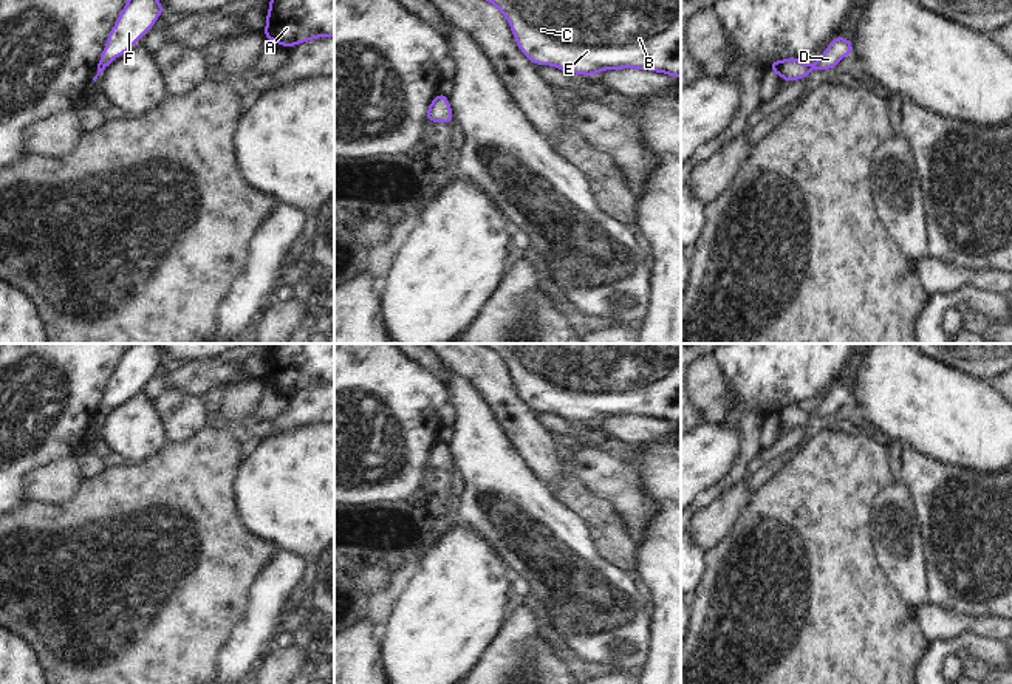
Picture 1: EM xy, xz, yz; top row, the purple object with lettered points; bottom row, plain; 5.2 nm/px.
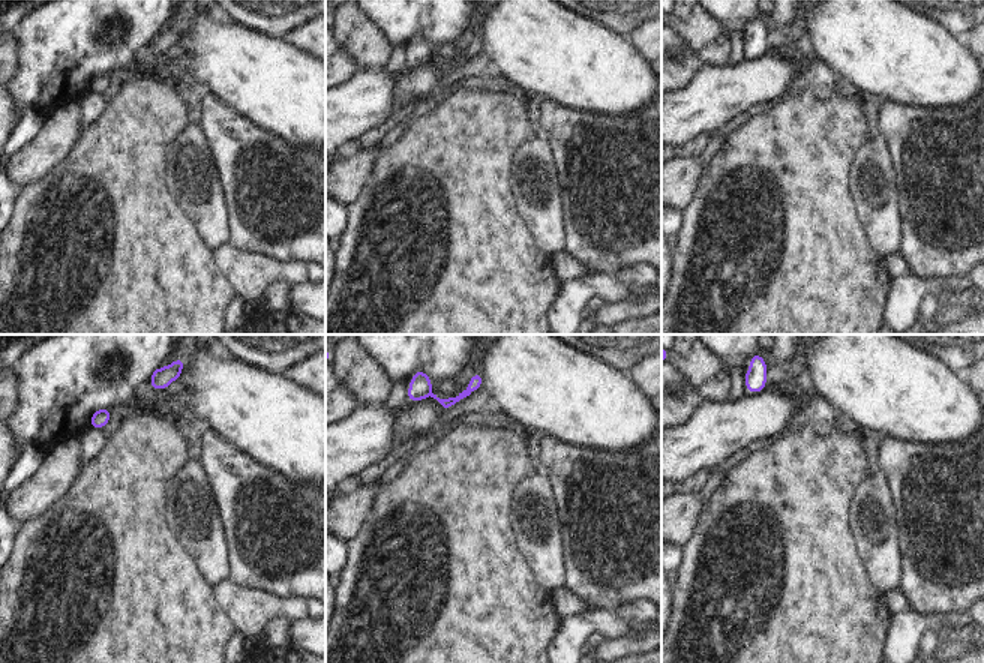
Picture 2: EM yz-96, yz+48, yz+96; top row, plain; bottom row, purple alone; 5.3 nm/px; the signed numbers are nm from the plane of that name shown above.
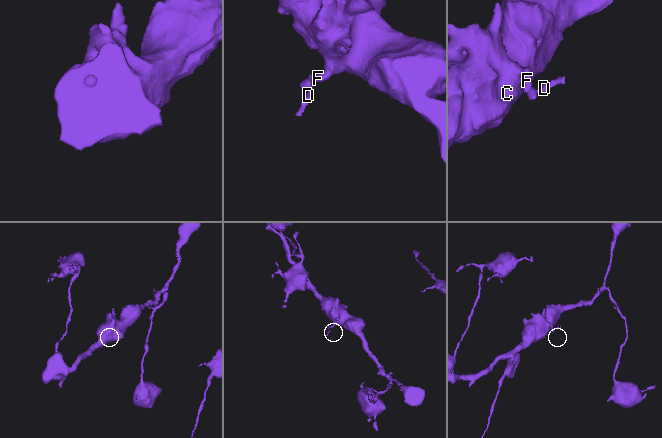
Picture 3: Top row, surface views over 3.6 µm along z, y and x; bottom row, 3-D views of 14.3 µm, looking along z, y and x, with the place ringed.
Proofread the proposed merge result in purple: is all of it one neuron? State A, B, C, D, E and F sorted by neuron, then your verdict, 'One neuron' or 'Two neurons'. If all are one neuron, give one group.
Groups: A B C E F / D. Two neurons

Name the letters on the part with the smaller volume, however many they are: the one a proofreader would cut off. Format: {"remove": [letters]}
{"remove": ["D"]}

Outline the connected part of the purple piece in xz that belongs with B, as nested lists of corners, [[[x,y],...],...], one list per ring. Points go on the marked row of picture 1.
[[[486,0],[495,5],[509,22],[520,51],[535,65],[557,67],[566,74],[594,76],[603,70],[650,70],[681,77],[681,0]]]

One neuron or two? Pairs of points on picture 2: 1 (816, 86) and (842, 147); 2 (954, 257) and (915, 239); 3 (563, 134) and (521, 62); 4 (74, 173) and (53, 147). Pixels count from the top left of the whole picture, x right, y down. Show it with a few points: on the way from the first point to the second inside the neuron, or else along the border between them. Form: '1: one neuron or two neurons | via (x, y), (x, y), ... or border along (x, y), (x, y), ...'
1: two neurons | border along (788, 92), (810, 98), (828, 98), (839, 93)
2: one neuron | via (945, 249), (938, 242), (924, 239)
3: two neurons | border along (546, 98), (581, 108)
4: two neurons | border along (83, 128), (74, 147), (36, 180)

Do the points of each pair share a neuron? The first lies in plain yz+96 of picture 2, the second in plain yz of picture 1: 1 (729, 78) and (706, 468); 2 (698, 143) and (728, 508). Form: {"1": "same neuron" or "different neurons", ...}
{"1": "same neuron", "2": "different neurons"}

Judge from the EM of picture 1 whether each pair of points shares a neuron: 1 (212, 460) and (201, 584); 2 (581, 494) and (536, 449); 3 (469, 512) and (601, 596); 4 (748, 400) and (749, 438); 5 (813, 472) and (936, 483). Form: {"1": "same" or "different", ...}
{"1": "same", "2": "different", "3": "same", "4": "different", "5": "different"}

